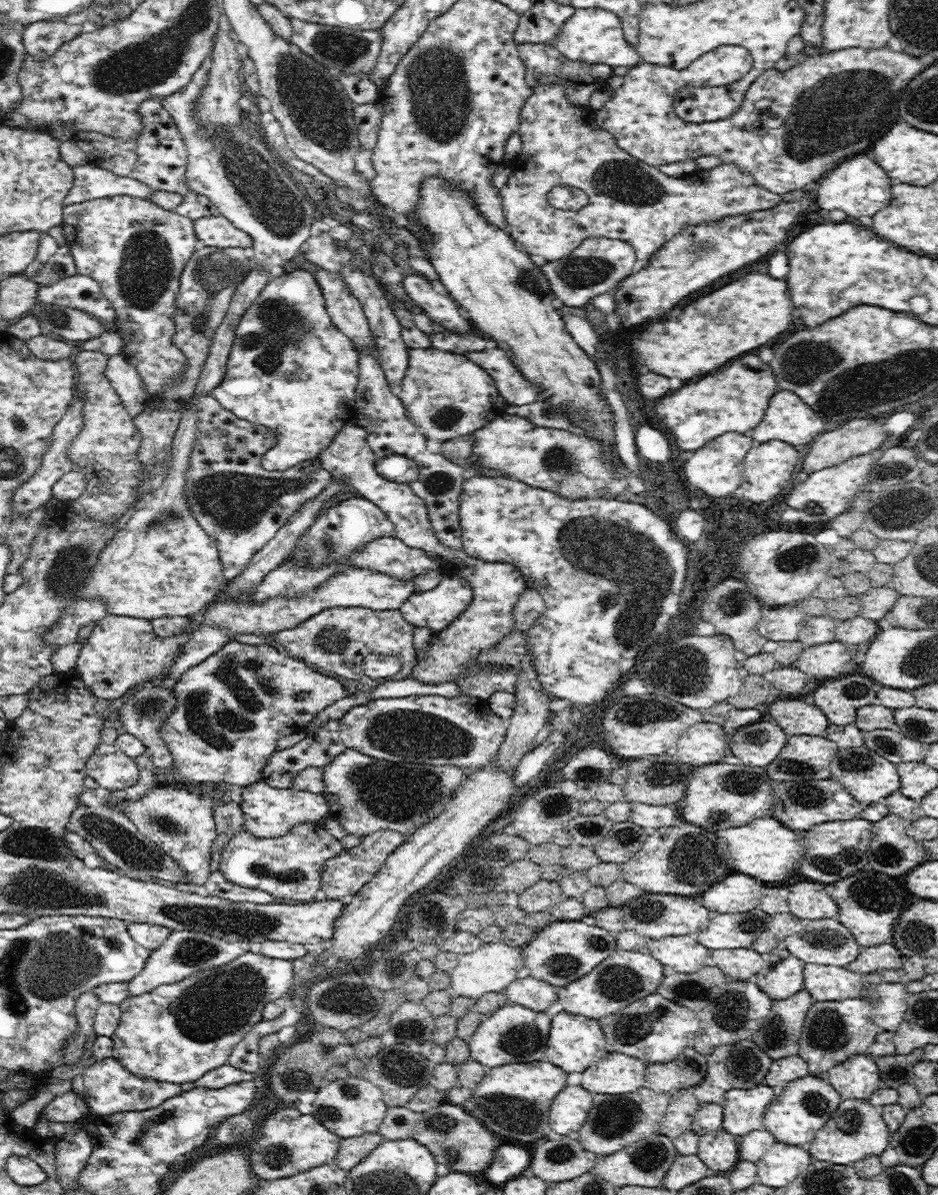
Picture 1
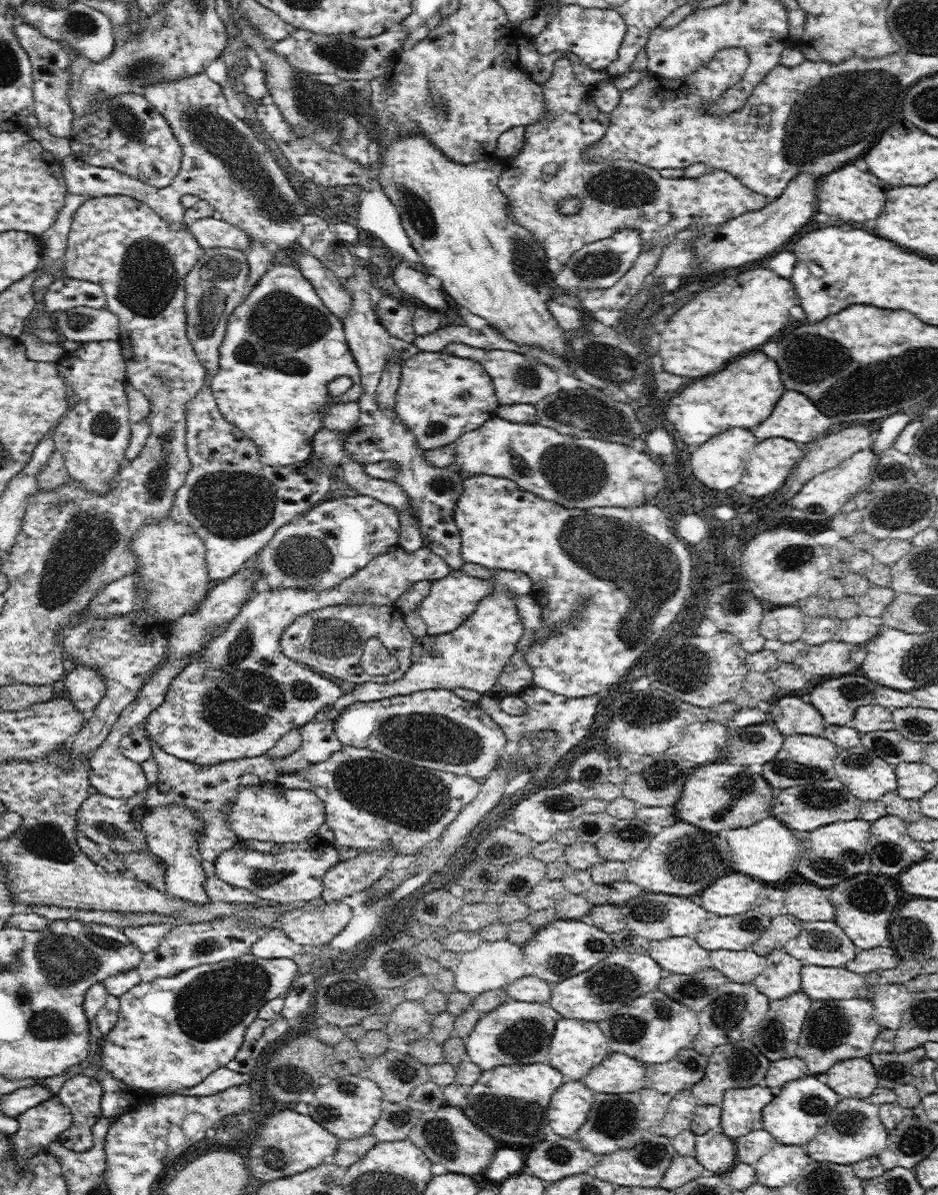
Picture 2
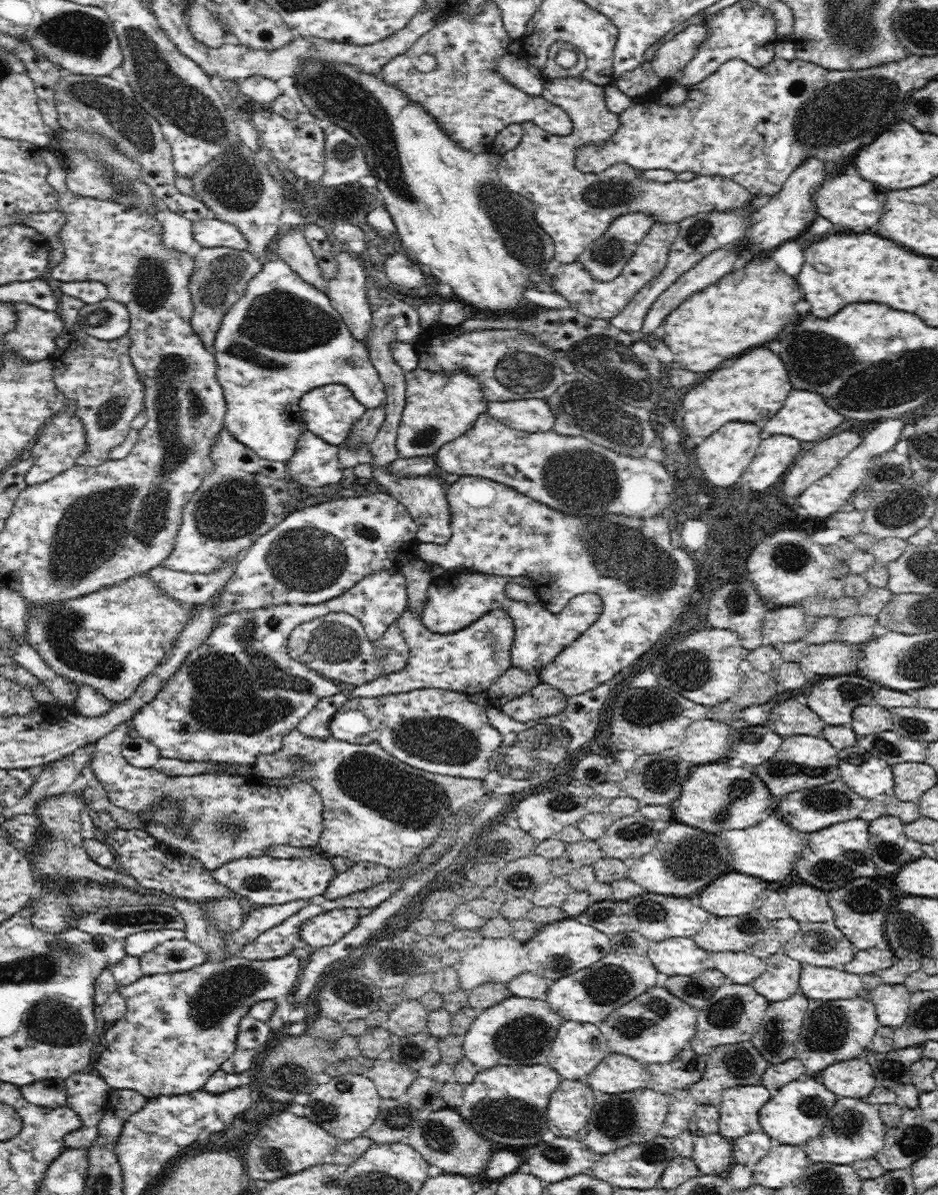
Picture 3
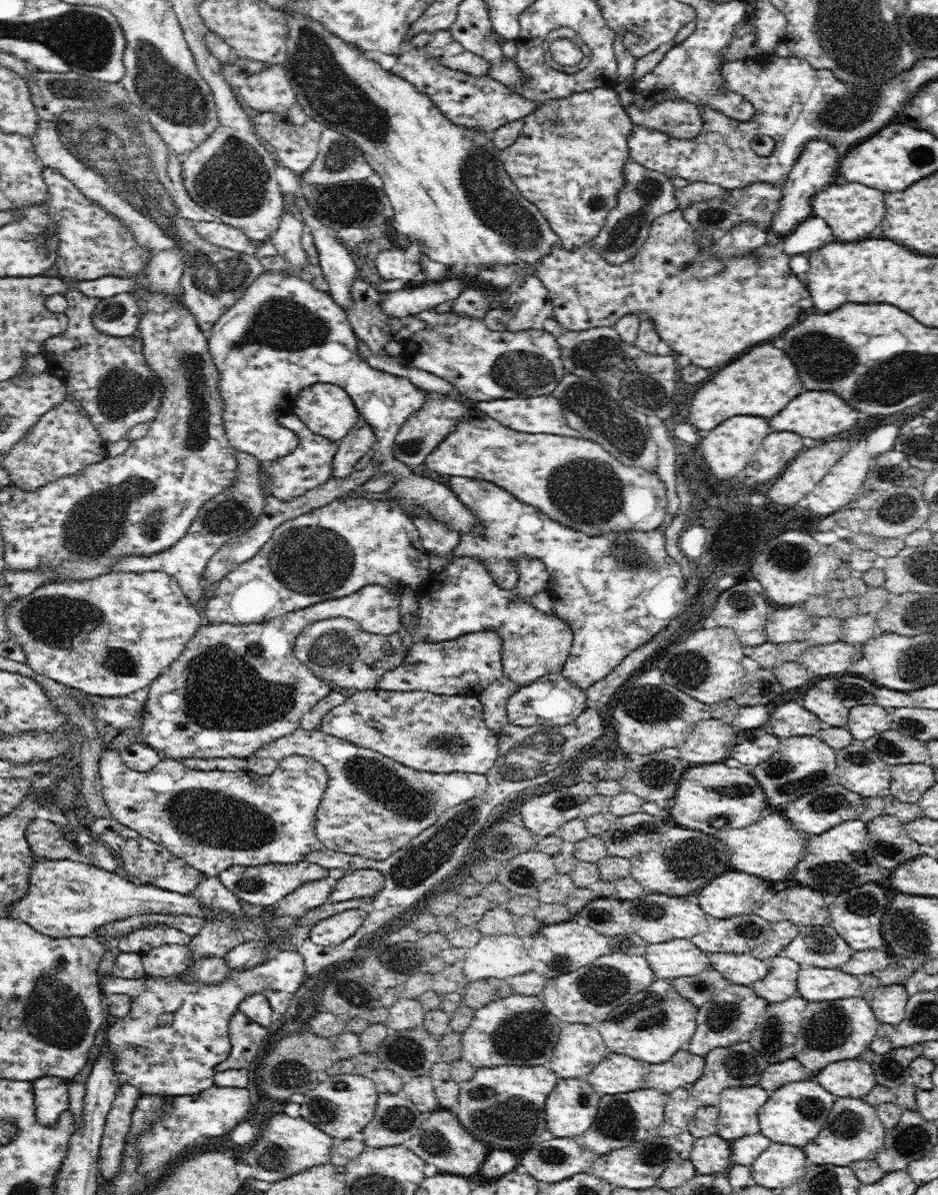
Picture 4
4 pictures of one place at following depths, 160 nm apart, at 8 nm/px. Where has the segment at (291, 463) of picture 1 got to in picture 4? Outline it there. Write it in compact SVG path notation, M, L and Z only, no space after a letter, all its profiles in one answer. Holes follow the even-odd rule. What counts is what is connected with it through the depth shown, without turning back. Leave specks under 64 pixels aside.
M287 269L283 272L262 271L248 286L244 296L220 315L207 338L210 354L220 373L219 389L224 403L222 418L230 445L237 452L253 455L262 464L288 455L298 446L298 435L293 430L284 428L279 423L279 418L295 412L296 396L304 387L316 383L337 384L350 395L361 418L373 428L375 441L372 452L379 472L396 477L396 484L389 489L390 498L399 502L410 518L413 514L420 514L420 517L448 525L448 529L460 535L478 531L481 521L477 520L472 509L464 506L451 488L434 482L432 478L414 475L412 468L394 458L393 444L400 426L424 406L426 391L414 386L408 377L372 368L359 355L357 340L346 310L338 306L327 292L320 292L311 282Z

